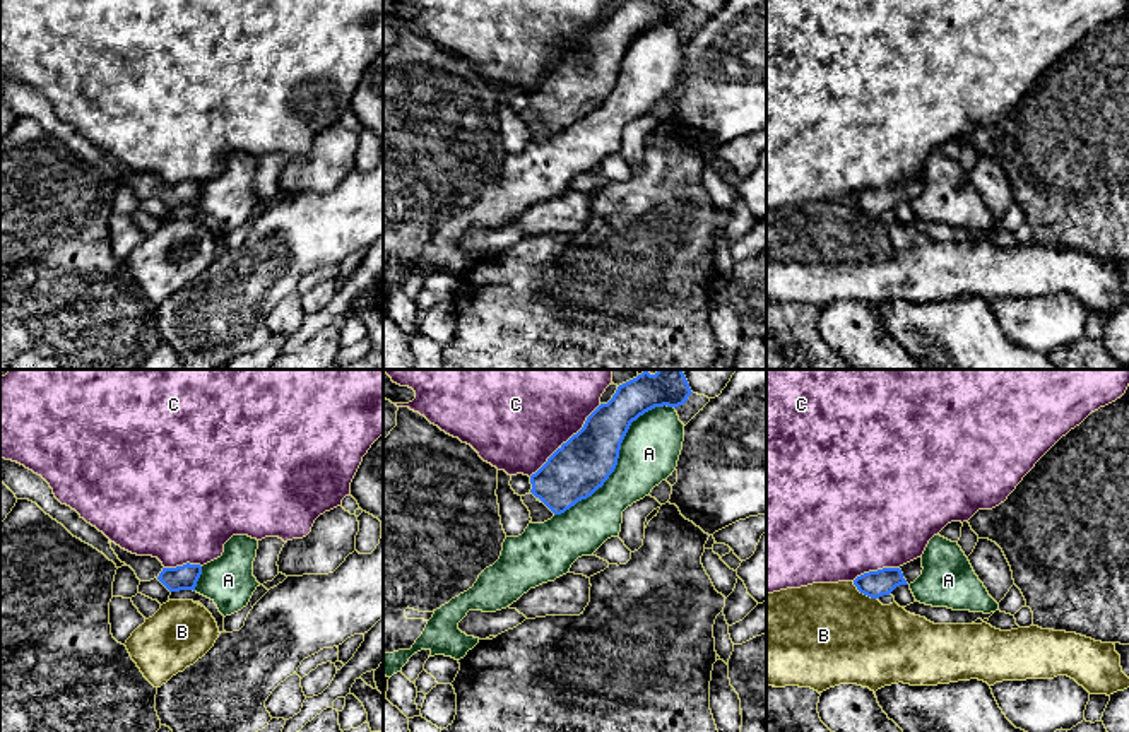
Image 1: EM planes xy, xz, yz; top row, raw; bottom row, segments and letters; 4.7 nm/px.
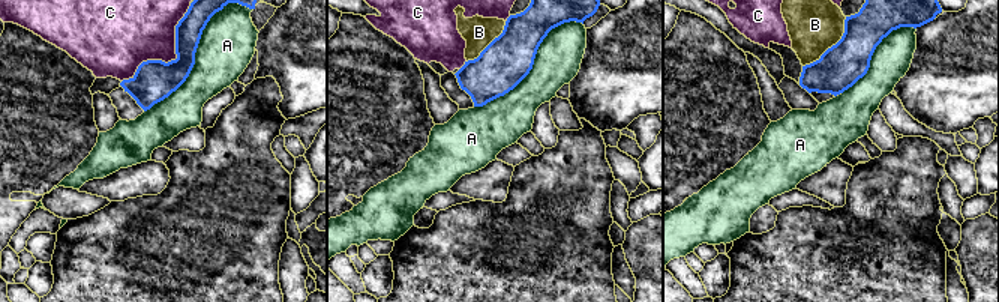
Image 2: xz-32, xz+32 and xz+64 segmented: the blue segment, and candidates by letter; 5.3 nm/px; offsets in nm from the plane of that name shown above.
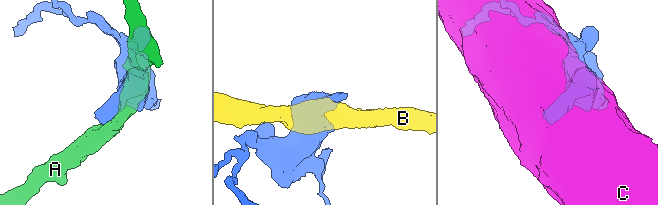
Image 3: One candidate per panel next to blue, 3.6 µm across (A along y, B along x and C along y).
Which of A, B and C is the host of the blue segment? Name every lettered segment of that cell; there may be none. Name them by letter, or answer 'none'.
none

